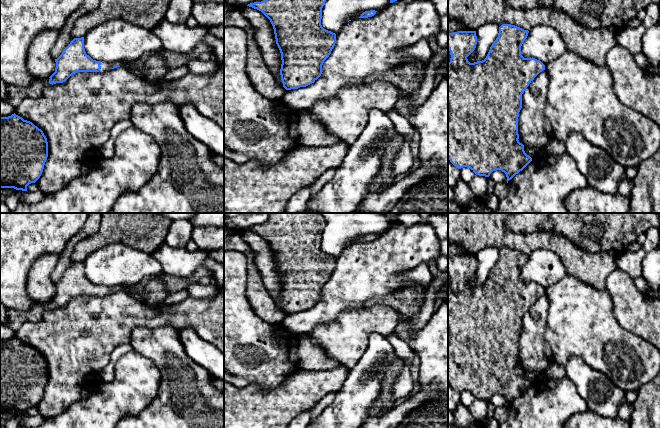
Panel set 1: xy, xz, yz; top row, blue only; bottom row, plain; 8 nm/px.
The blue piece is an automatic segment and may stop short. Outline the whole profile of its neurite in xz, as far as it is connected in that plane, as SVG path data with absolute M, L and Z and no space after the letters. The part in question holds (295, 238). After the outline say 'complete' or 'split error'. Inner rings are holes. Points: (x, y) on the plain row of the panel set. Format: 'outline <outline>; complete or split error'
outline M272 213L267 223L247 229L261 235L273 250L286 314L314 307L335 270L336 258L321 249L325 226L321 213Z; complete

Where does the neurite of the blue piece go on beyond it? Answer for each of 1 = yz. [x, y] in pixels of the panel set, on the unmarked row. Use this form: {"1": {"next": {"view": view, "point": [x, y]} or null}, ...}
{"1": {"next": null}}

